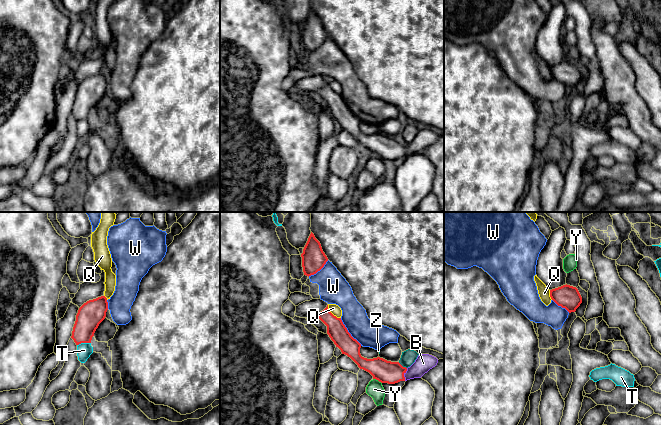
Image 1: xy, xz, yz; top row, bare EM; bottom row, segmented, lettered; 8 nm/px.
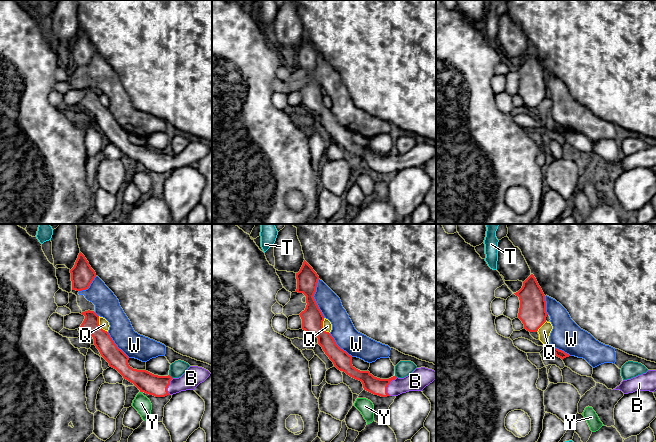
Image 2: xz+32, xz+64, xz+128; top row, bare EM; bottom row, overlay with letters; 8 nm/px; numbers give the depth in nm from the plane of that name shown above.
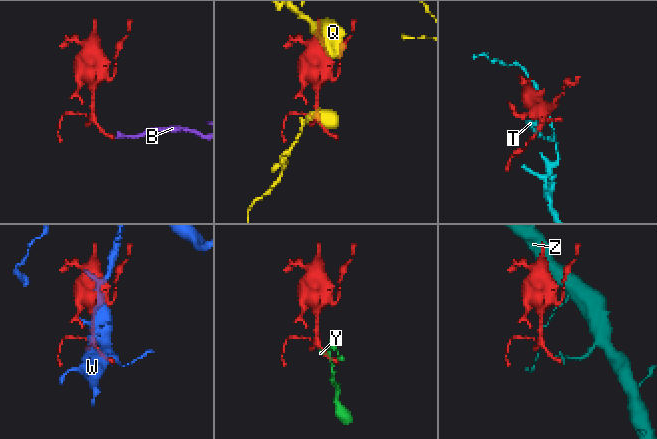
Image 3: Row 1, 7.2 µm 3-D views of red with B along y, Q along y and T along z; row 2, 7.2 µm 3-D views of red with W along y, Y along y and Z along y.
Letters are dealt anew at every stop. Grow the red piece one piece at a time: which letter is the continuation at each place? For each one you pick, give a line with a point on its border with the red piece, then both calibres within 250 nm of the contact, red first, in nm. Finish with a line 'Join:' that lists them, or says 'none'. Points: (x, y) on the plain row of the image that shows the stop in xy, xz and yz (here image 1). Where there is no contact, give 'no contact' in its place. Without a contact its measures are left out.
B: xz (403, 150) | 180/140 nm
Join: B

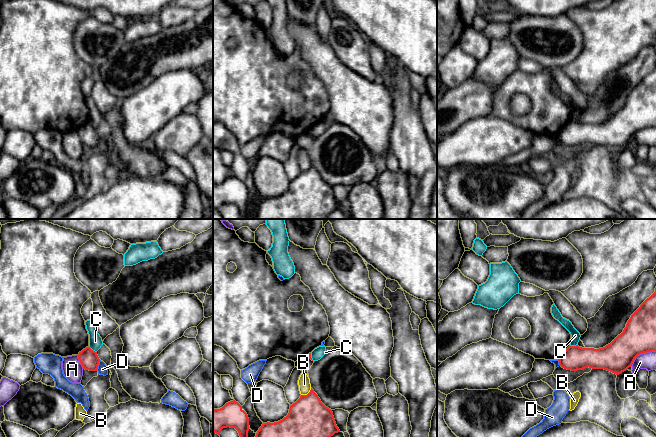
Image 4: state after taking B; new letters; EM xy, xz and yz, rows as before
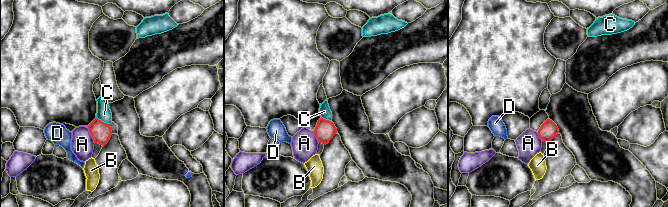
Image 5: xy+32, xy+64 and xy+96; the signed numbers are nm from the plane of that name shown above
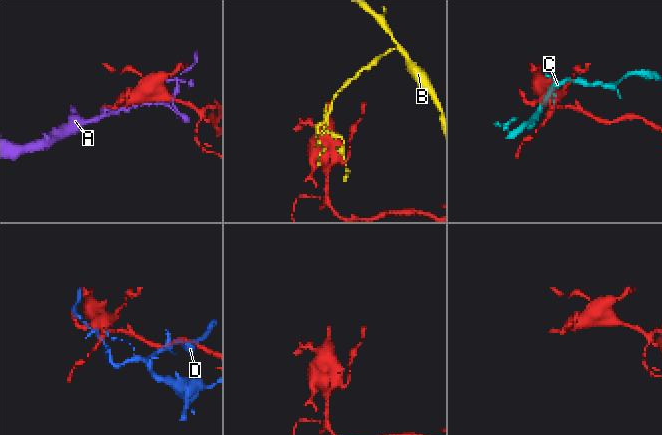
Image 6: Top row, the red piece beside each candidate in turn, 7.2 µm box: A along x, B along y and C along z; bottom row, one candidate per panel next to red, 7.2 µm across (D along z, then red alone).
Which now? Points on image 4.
Join: none

